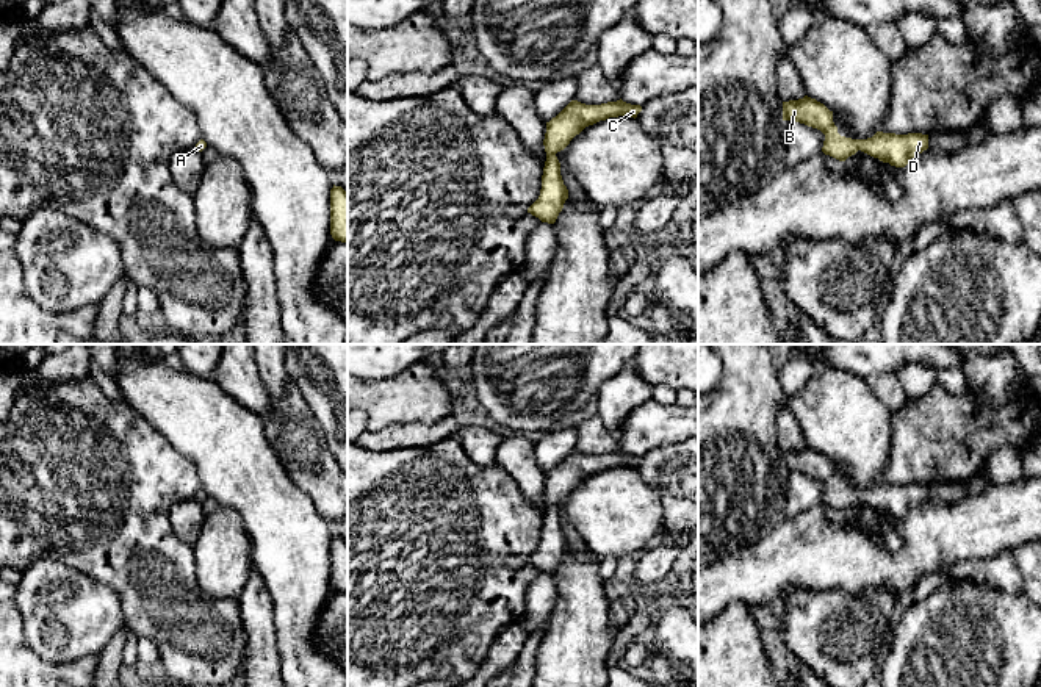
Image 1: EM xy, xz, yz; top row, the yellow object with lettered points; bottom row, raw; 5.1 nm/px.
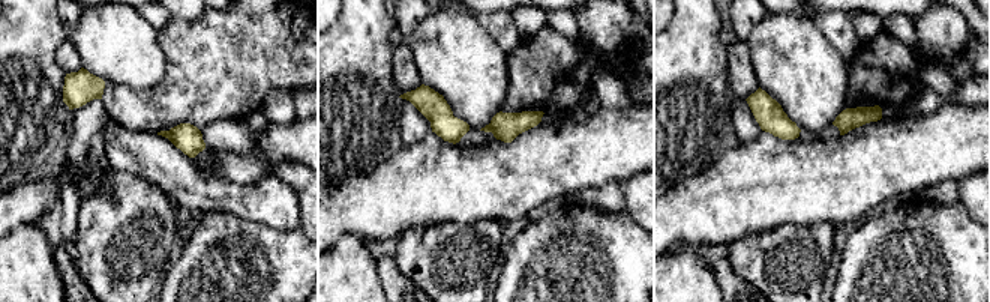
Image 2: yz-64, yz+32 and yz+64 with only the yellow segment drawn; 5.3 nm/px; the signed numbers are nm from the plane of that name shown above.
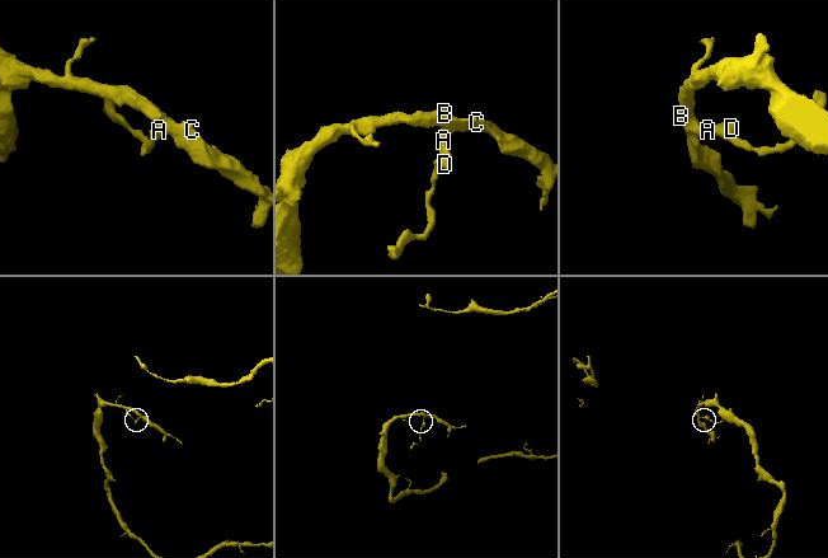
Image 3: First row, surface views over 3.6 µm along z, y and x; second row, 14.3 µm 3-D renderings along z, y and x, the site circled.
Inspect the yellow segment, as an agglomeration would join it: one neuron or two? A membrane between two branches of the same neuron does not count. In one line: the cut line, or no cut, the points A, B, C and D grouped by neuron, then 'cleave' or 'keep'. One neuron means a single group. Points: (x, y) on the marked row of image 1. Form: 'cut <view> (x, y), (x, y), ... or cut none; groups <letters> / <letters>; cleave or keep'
cut none; groups A B C D; keep

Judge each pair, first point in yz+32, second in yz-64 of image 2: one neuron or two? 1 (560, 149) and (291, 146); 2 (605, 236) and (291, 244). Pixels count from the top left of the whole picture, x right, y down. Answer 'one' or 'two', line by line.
1: one
2: one

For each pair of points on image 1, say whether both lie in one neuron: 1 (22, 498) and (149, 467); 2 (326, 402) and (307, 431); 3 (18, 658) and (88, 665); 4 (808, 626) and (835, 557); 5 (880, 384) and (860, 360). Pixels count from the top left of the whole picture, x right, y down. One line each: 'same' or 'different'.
1: same
2: different
3: same
4: different
5: different

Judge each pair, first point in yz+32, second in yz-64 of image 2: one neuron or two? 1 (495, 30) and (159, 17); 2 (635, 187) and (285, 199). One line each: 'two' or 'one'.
1: one
2: two

